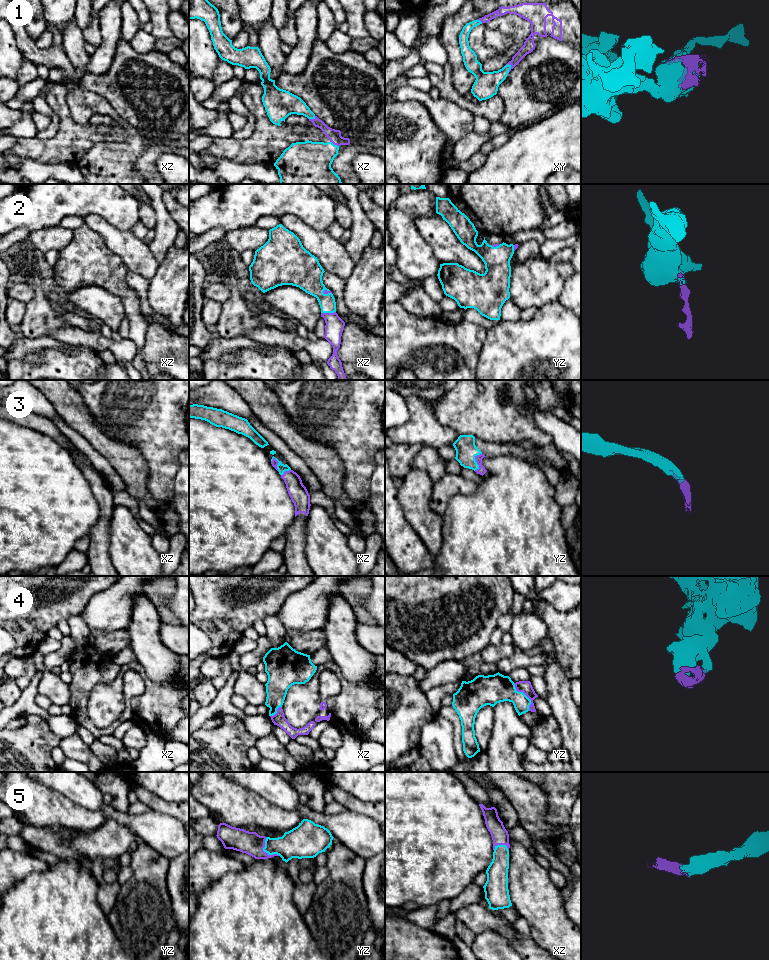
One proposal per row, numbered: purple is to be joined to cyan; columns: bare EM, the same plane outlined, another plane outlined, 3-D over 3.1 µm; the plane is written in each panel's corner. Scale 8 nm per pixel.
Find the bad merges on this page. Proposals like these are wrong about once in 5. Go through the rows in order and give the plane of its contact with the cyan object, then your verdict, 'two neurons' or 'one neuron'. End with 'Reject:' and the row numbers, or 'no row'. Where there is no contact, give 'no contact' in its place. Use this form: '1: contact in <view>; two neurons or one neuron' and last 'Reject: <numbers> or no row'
1: contact in xy; one neuron
2: contact in xz; one neuron
3: contact in yz; one neuron
4: contact in yz; one neuron
5: contact in yz; one neuron
Reject: no row

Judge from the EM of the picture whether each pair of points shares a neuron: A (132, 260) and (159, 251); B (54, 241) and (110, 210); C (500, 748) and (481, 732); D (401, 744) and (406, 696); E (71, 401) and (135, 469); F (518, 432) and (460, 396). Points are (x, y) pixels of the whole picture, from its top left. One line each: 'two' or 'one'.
A: two
B: two
C: two
D: one
E: one
F: one

